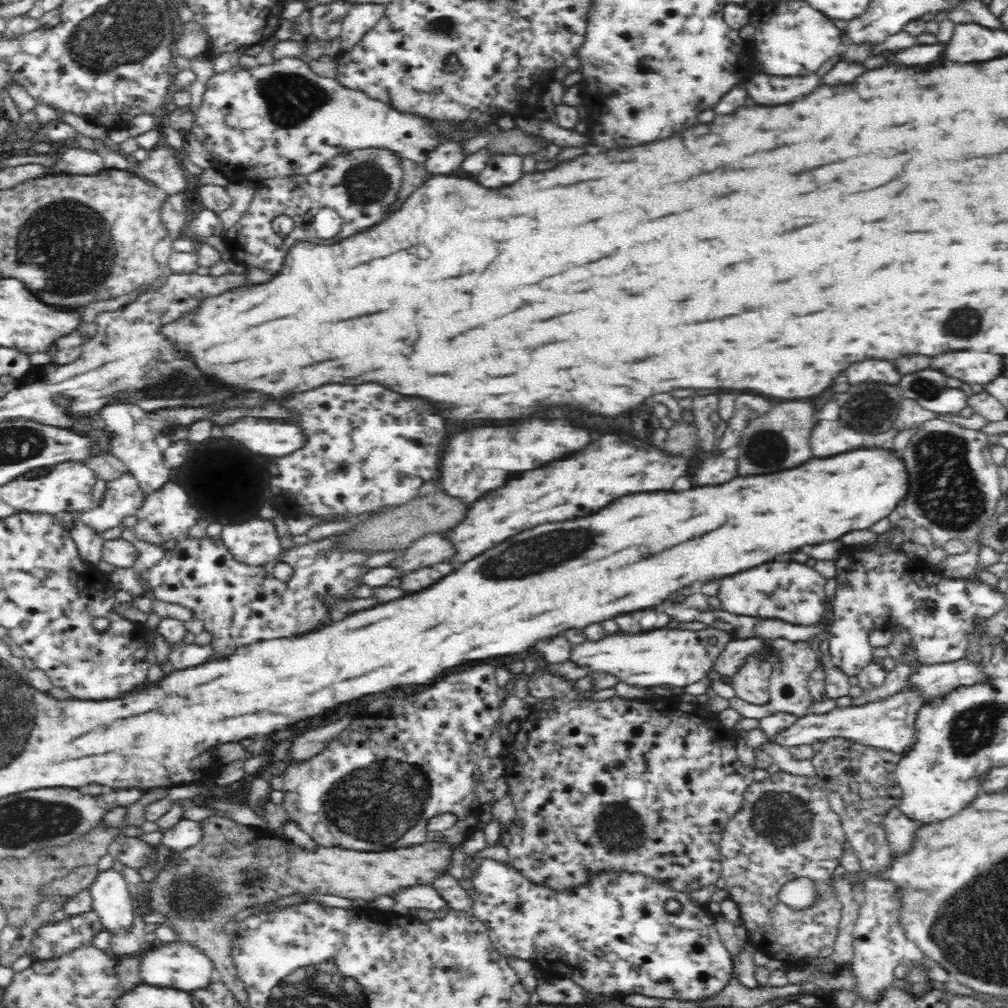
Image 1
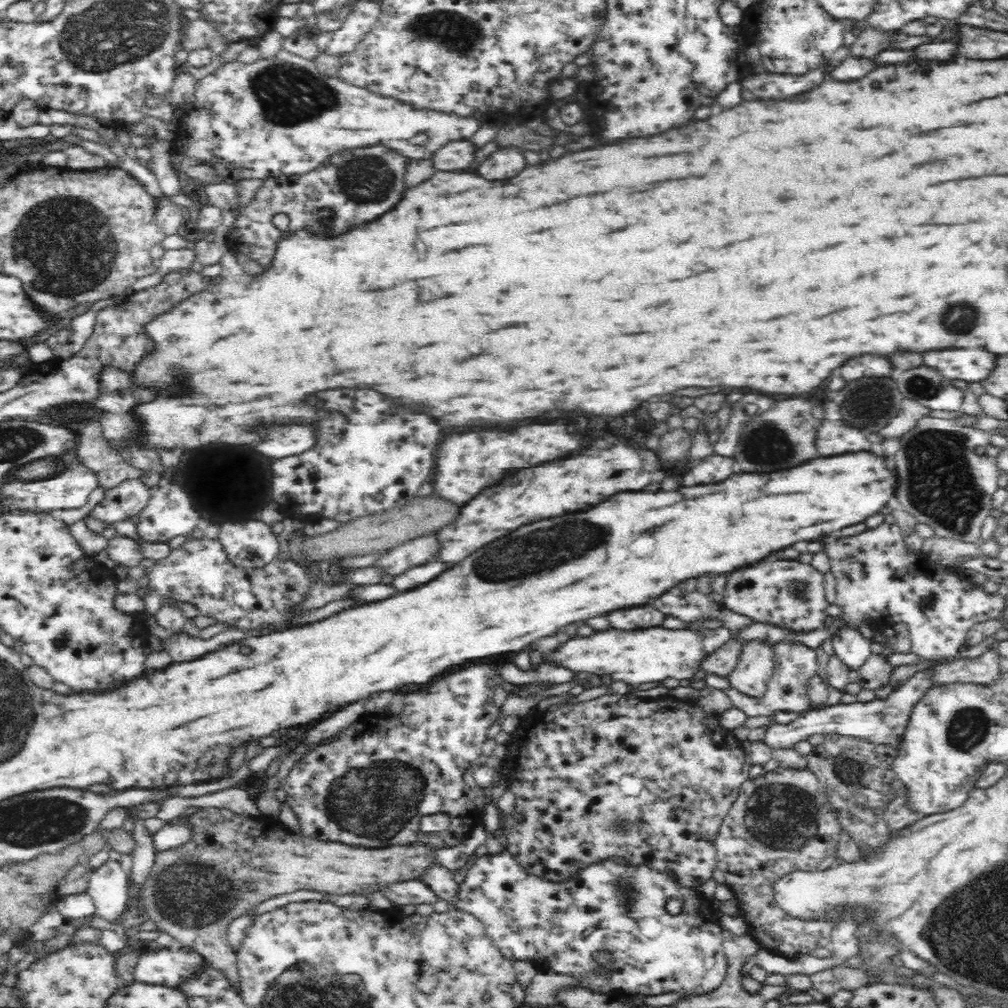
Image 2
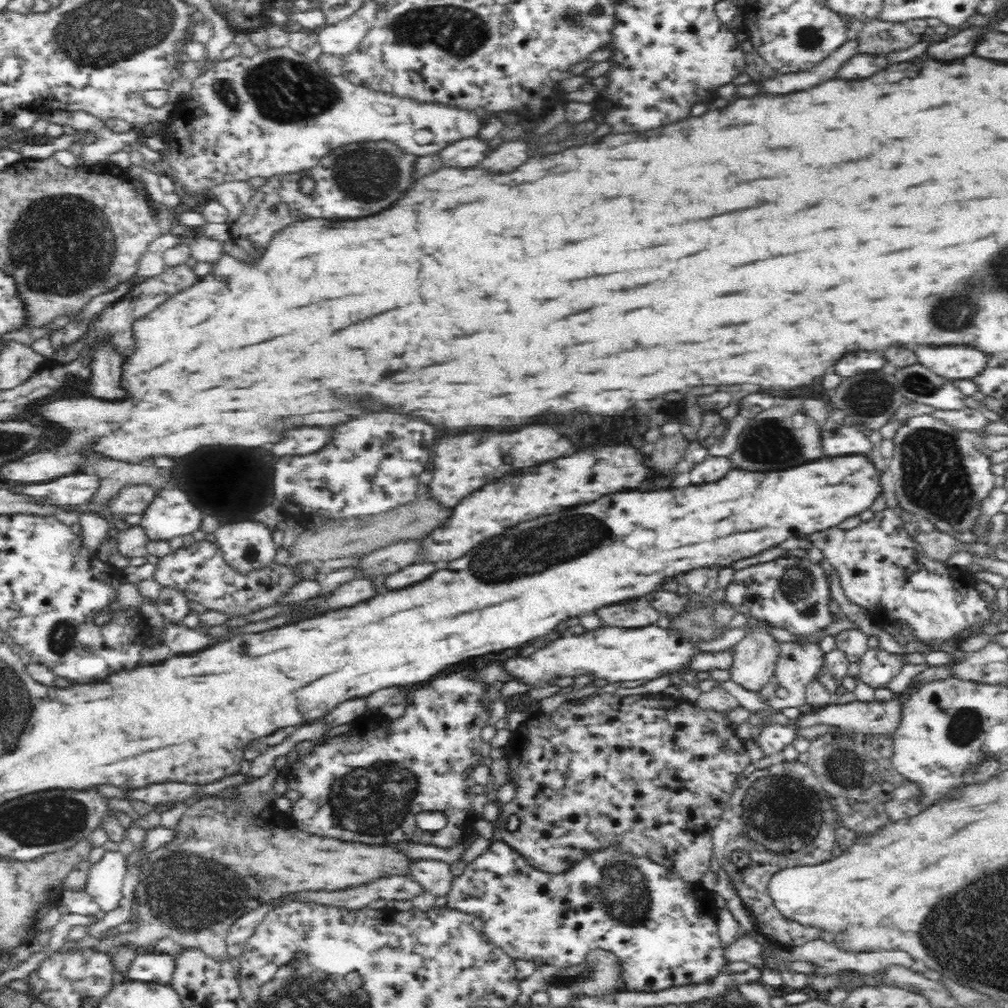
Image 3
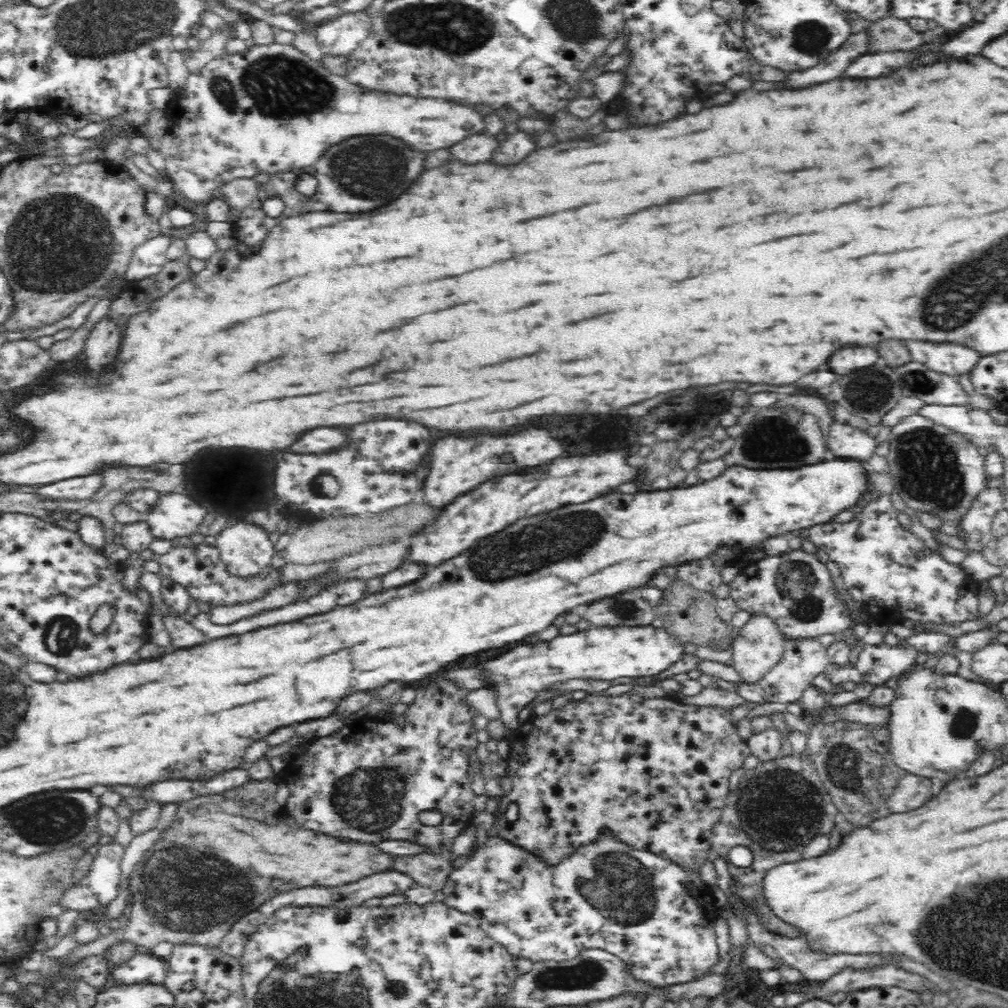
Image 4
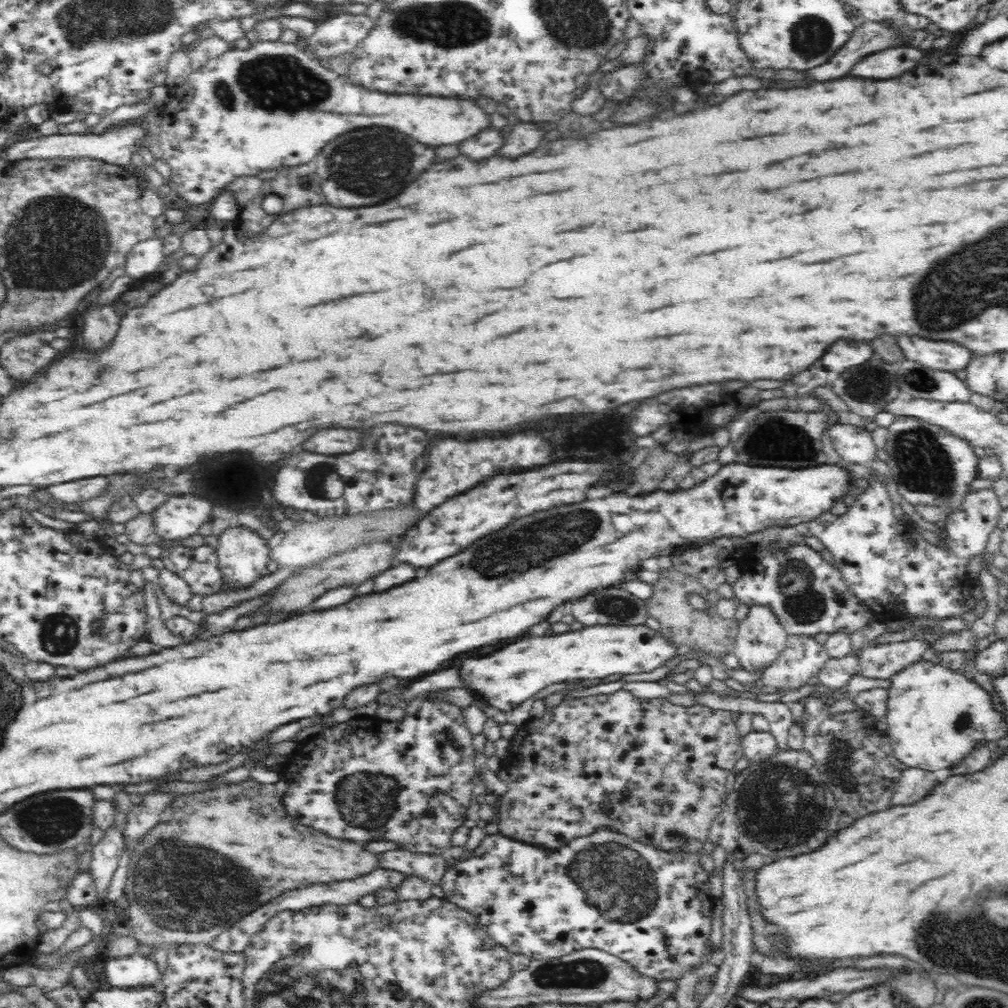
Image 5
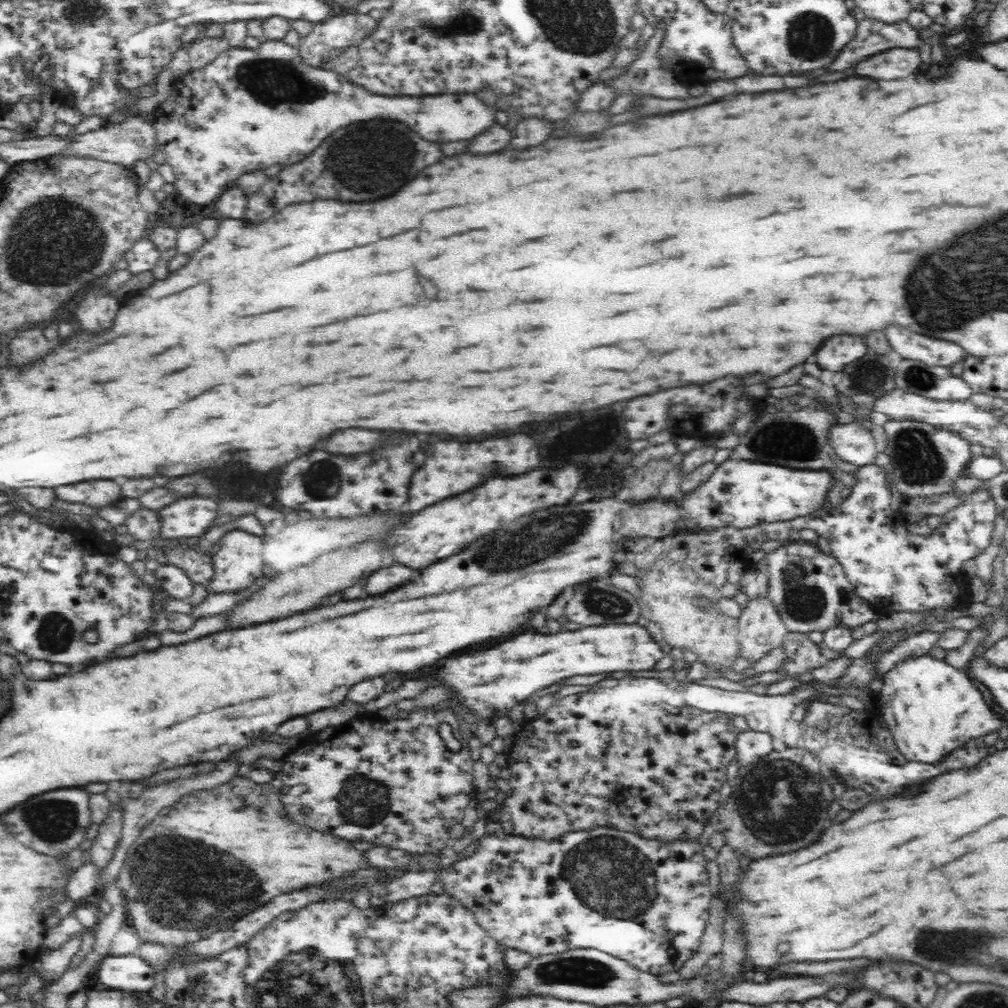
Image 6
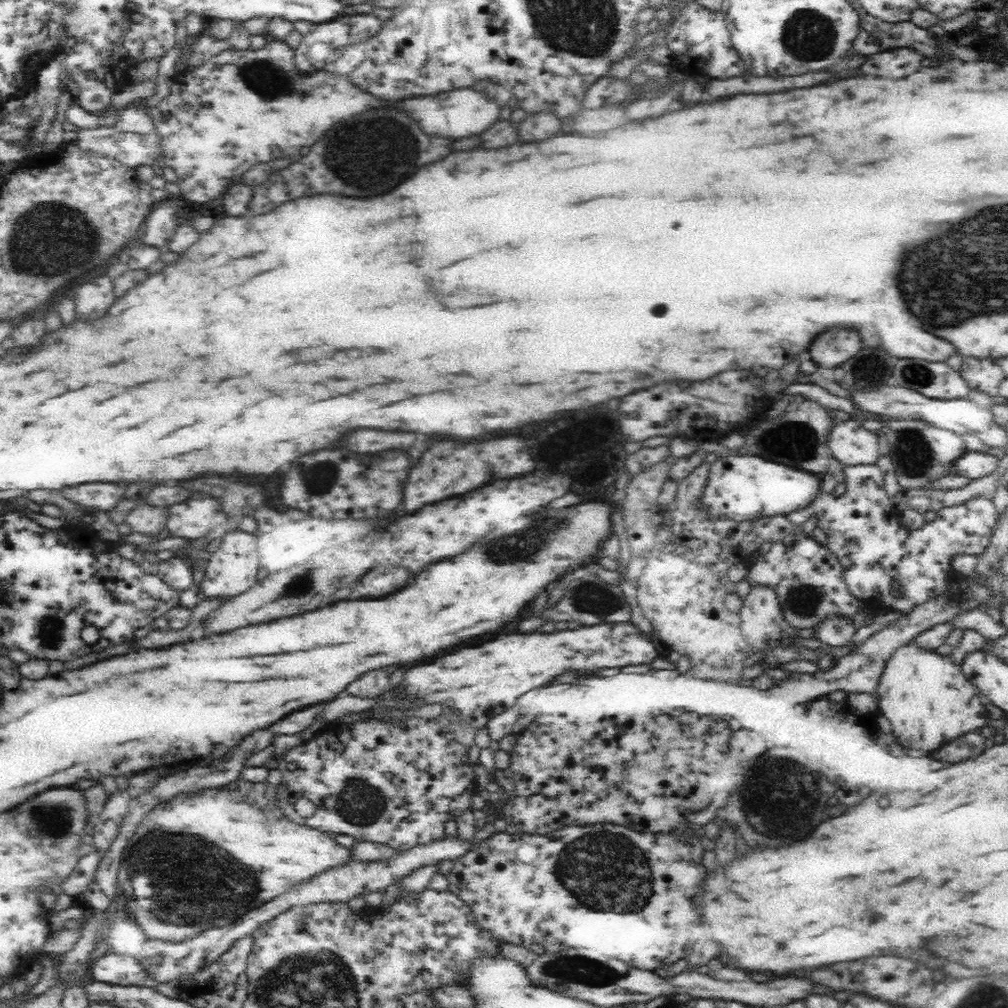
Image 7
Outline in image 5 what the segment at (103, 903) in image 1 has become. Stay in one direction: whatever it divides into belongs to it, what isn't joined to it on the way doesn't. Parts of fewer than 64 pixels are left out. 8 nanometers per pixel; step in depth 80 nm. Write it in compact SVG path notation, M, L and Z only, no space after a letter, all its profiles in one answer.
M112 823L104 829L104 836L93 844L90 851L92 852L92 862L90 872L93 875L94 883L101 895L102 901L107 901L106 892L112 882L121 858L124 846L123 836L120 834L120 828Z

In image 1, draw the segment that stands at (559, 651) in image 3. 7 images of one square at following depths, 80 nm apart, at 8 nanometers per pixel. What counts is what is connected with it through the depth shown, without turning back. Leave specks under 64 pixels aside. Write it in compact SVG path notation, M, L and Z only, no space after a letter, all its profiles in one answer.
M716 627L701 630L659 628L640 634L606 634L600 640L586 640L570 648L568 661L582 669L606 672L626 684L653 687L656 684L688 686L712 671L716 657L730 642L730 633Z

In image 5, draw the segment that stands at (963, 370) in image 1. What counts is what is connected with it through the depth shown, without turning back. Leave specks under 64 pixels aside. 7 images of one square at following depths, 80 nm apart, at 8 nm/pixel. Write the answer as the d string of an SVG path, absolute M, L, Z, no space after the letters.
M896 334L894 340L908 360L916 360L934 370L955 373L965 369L965 364L972 358L971 352L965 346L954 342L926 340L908 334Z

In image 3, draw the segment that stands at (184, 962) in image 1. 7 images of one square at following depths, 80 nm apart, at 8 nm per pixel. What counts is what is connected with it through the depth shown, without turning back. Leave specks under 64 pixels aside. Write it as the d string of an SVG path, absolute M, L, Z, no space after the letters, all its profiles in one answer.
M140 951L128 965L125 980L140 982L158 982L169 985L174 968L172 954Z

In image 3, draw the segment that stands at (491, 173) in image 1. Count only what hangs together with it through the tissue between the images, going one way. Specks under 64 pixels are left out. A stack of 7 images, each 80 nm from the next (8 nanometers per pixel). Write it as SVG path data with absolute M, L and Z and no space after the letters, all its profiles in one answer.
M516 138L500 144L494 152L490 152L490 156L484 162L480 162L480 166L494 172L504 172L518 168L520 164L526 162L526 158L528 158L528 144L522 138Z

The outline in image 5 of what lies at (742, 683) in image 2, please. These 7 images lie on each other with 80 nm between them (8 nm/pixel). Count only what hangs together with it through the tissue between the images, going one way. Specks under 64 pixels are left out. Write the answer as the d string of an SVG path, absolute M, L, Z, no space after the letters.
M752 605L749 607L746 618L738 621L738 624L734 654L739 659L741 668L759 676L772 663L776 662L777 656L786 648L789 634L768 605Z

